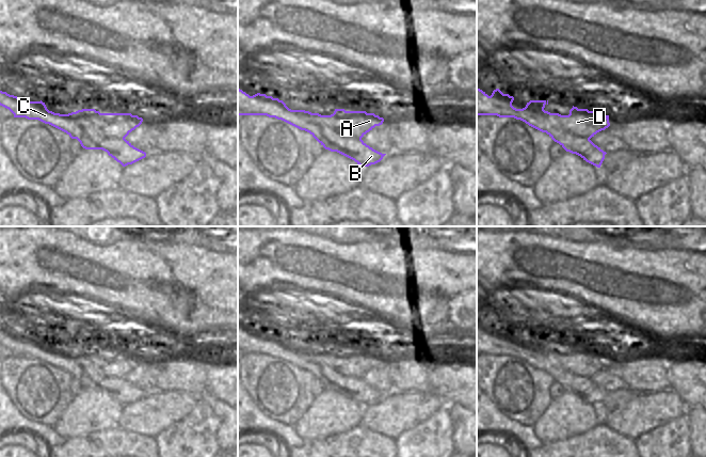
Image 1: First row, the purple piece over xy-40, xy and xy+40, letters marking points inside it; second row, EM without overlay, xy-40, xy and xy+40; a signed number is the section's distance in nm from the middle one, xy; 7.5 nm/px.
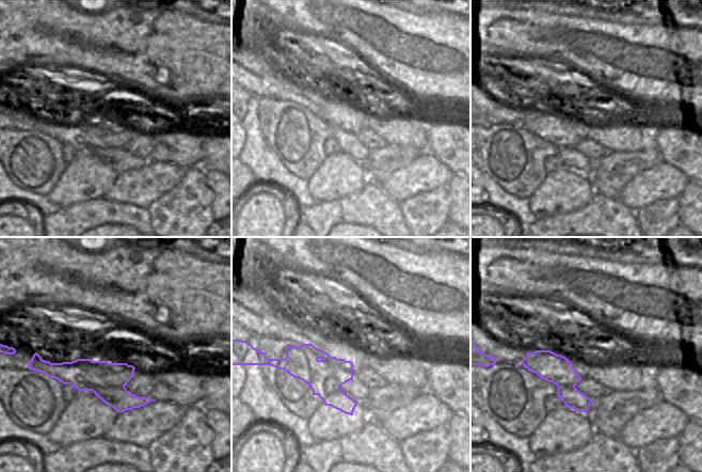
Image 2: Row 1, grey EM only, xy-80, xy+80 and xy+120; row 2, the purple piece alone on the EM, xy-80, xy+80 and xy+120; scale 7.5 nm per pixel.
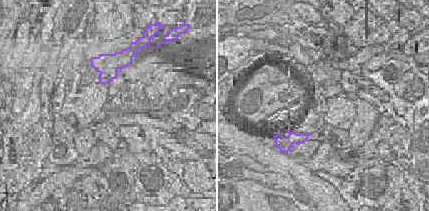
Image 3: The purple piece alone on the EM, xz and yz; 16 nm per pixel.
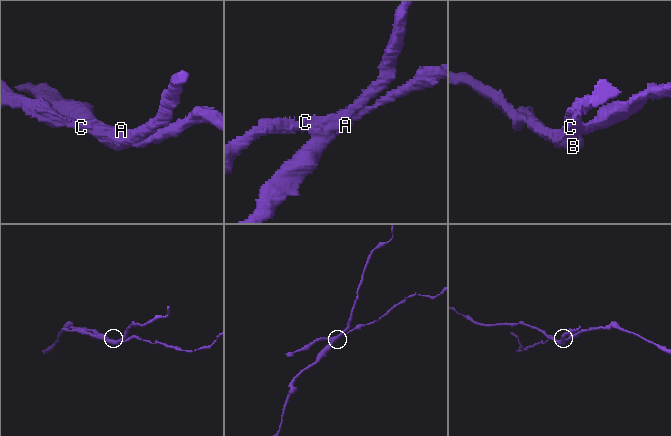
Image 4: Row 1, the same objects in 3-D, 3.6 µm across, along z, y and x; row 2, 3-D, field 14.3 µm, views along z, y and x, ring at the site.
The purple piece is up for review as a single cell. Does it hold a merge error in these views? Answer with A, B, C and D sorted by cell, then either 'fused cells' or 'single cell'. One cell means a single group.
A D / B C; fused cells

